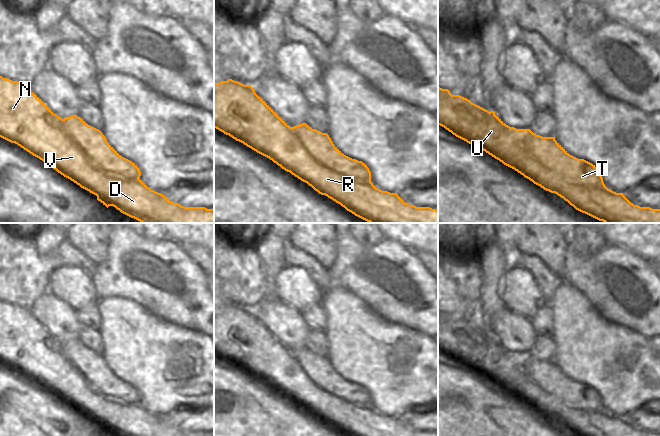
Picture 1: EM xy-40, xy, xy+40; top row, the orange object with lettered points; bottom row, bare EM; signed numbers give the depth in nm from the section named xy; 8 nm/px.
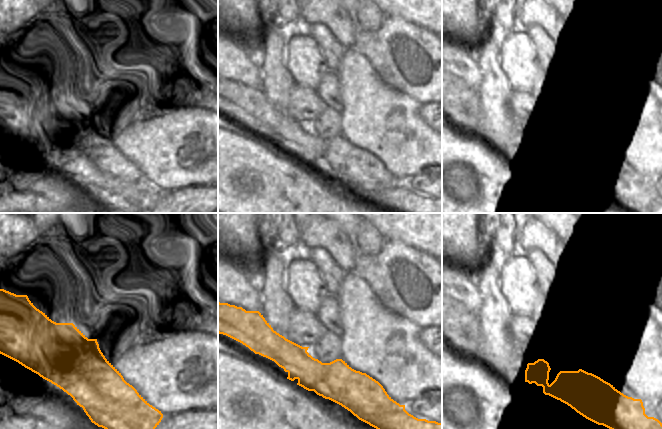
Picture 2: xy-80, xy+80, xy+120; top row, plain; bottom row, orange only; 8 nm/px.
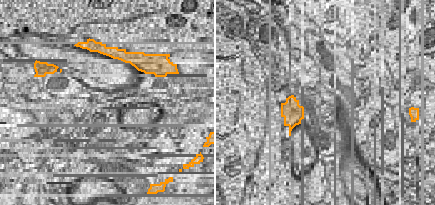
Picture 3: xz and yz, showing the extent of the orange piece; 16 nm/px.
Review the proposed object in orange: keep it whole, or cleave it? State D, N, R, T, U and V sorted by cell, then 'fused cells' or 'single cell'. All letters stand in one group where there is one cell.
groups D N R U V / T; fused cells

